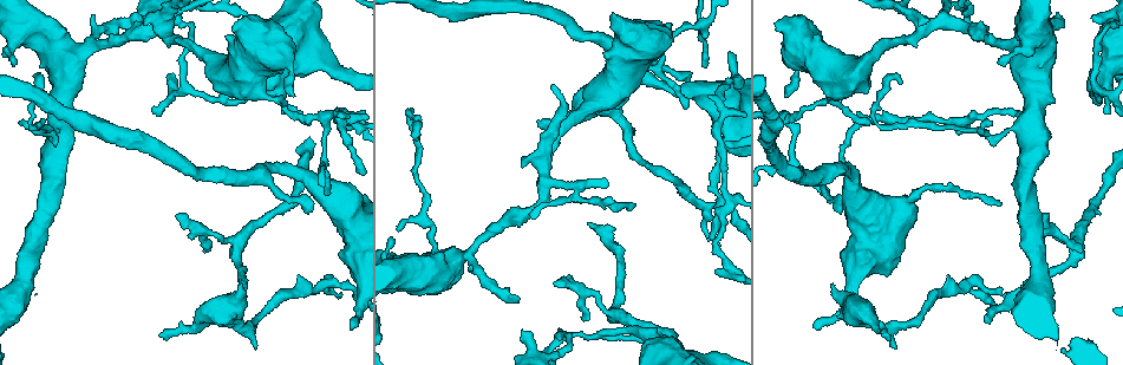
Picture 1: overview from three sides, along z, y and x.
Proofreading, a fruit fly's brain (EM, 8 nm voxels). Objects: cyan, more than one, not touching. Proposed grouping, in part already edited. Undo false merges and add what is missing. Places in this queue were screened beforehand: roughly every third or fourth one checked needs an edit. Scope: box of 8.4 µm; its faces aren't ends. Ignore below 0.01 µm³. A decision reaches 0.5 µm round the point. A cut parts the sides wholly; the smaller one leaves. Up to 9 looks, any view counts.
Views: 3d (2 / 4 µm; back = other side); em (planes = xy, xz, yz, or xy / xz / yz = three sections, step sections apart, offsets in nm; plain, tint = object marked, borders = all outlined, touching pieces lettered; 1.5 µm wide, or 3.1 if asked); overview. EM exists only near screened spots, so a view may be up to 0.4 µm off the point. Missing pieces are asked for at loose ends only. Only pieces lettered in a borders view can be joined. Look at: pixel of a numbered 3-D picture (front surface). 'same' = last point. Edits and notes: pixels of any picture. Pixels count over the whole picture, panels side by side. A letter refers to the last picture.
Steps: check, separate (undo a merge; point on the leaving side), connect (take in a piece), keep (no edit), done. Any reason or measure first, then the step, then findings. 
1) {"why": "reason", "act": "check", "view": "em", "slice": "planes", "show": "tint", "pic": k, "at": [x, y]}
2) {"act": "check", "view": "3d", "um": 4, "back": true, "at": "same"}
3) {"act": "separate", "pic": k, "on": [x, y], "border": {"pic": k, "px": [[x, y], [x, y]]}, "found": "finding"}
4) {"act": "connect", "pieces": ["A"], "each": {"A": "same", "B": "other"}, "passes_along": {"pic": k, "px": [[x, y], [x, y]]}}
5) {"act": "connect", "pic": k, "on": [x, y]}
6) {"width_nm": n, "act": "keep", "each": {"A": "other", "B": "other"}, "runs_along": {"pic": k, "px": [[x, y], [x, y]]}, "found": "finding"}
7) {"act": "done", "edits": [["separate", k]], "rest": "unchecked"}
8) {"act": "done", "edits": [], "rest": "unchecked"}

{"act": "check", "view": "em", "slice": "yz", "step": 8, "show": "borders", "pic": 1, "at": [277, 77]}

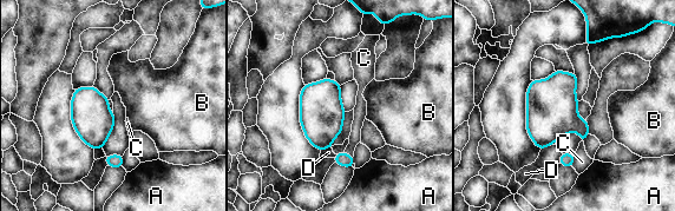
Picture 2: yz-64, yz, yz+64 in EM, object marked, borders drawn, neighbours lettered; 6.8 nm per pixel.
{"why": "another direction", "act": "check", "view": "em", "slice": "planes", "show": "borders", "at": "same"}

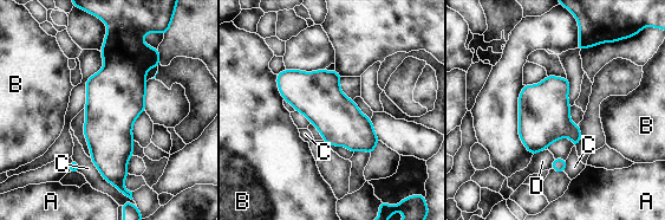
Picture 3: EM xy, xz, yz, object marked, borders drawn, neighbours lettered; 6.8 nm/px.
{"act": "keep", "each": {"A": "other", "B": "other", "C": "other", "D": "other"}, "found": "all the same cell"}

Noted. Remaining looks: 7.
{"why": "three-way junction", "act": "check", "view": "em", "slice": "planes", "show": "plain", "pic": 1, "at": [1098, 88]}

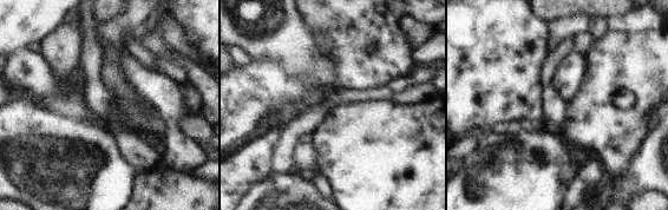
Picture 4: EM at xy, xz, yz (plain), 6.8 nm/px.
{"why": "what lies round it", "act": "check", "view": "em", "slice": "planes", "show": "borders", "at": "same"}

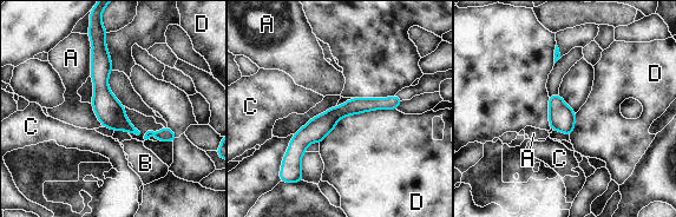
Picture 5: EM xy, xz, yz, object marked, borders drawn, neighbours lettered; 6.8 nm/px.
{"longest_contact_nm": ["D", 550], "act": "keep", "each": {"A": "other", "B": "other", "C": "other", "D": "other"}, "border": {"pic": 5, "px": [[395, 109], [343, 116], [320, 143]]}, "found": "one cell here"}

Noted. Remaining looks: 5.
{"why": "end of a long branch", "act": "check", "view": "em", "slice": "planes", "show": "plain", "pic": 1, "at": [589, 222]}

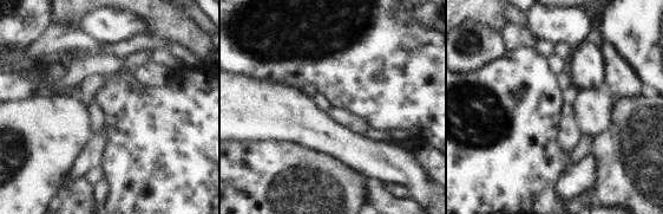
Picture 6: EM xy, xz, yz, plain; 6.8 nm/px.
{"act": "check", "view": "em", "slice": "planes", "show": "borders", "at": "same"}

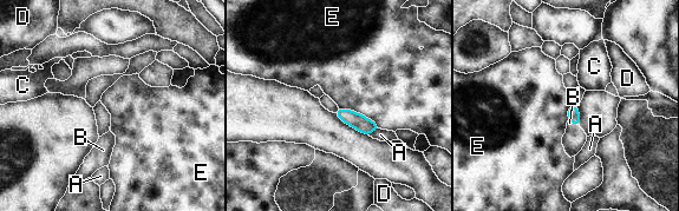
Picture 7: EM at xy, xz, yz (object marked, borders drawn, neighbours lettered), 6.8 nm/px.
{"act": "connect", "pieces": ["B"], "each": {"A": "other", "B": "same", "C": "other", "D": "other", "E": "other"}, "passes_along": {"pic": 7, "px": [[573, 111], [574, 124], [574, 139]]}, "found": "it goes on there"}

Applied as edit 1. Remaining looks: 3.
{"act": "check", "view": "overview"}

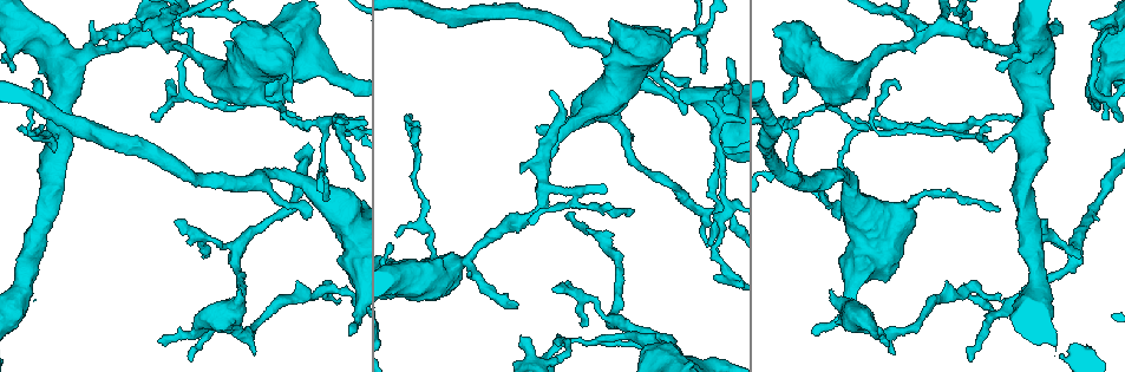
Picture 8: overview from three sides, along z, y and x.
{"why": "thin end", "act": "check", "view": "em", "slice": "planes", "show": "borders", "pic": 8, "at": [338, 302]}

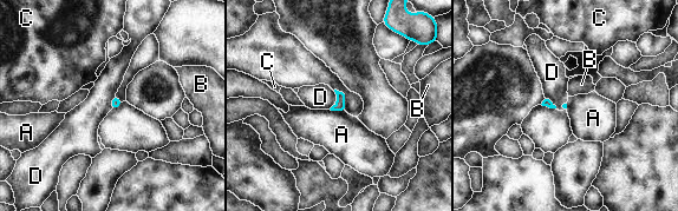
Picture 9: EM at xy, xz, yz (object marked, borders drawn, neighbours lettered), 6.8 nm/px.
{"longest_contact_nm": ["D", 130], "act": "keep", "each": {"A": "other", "B": "other", "C": "other", "D": "other"}, "found": "no lettered piece goes on from it"}

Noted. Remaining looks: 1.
{"act": "done", "edits": [["connect", 7]], "rest": "unchecked"}

